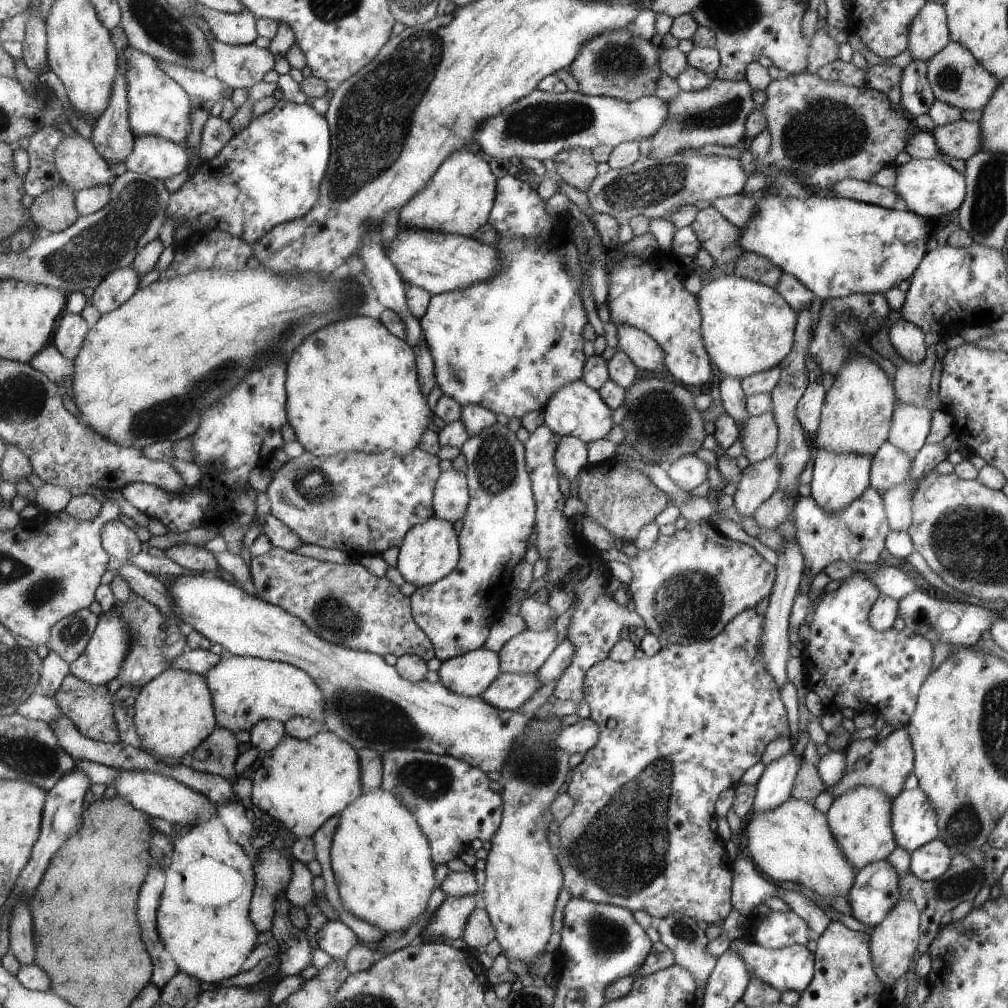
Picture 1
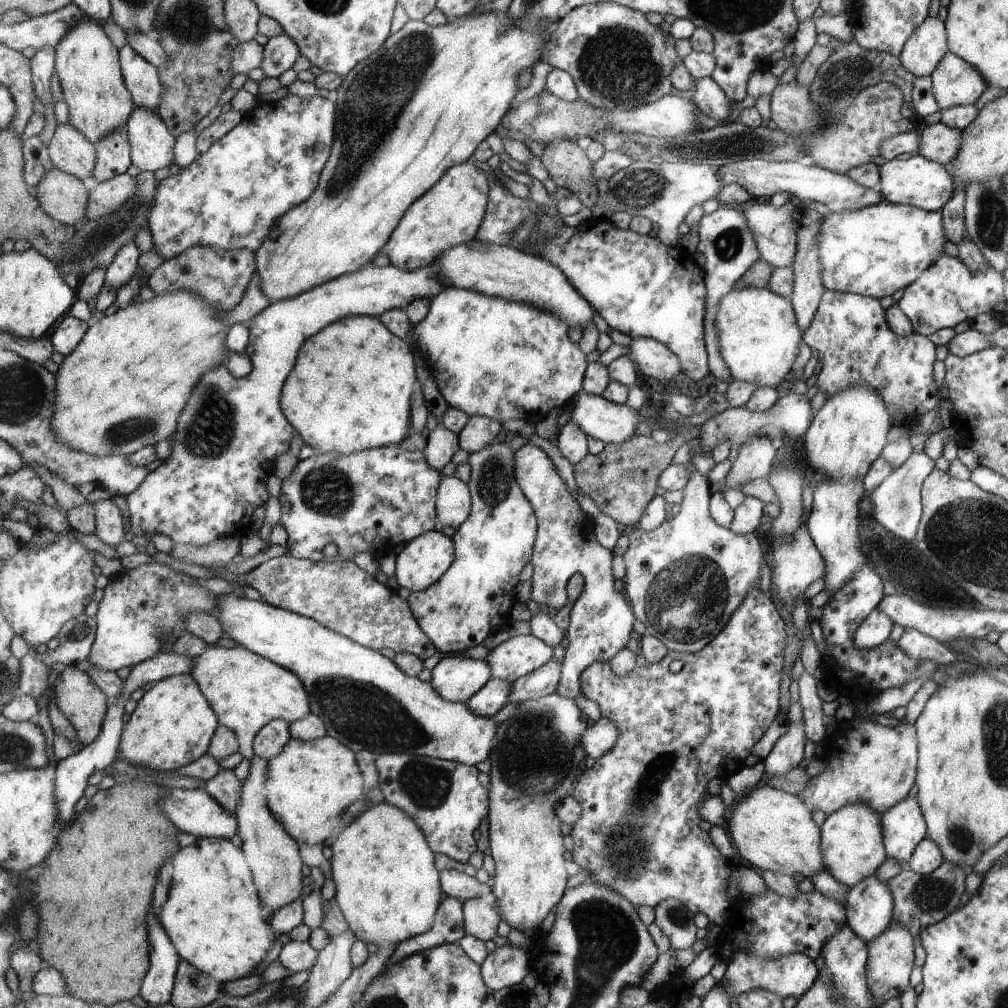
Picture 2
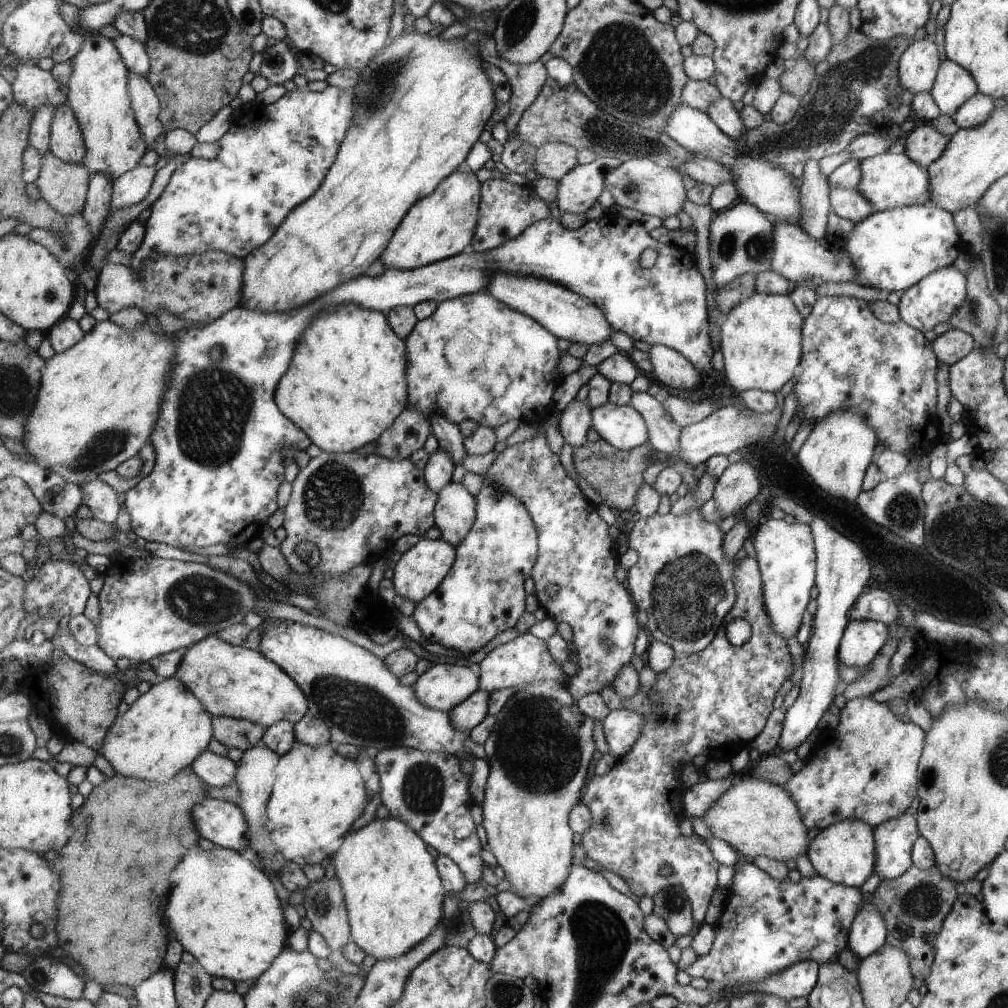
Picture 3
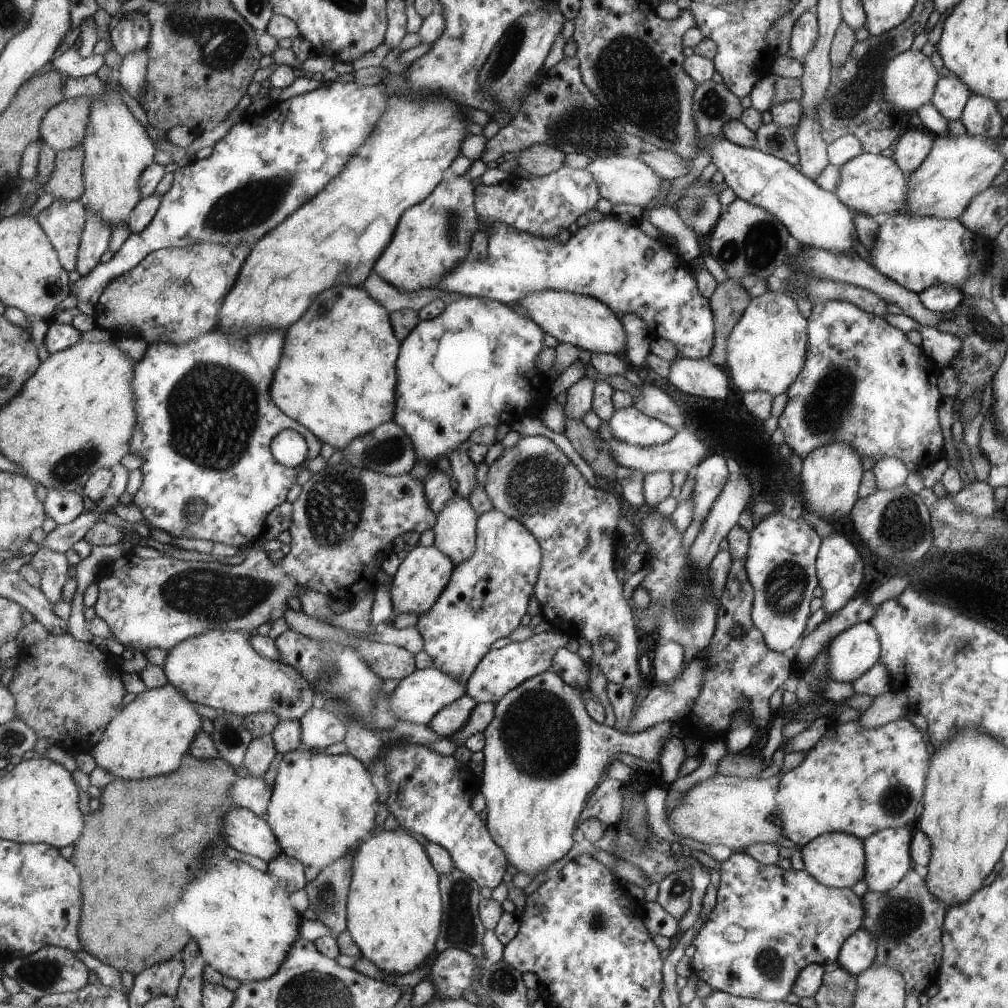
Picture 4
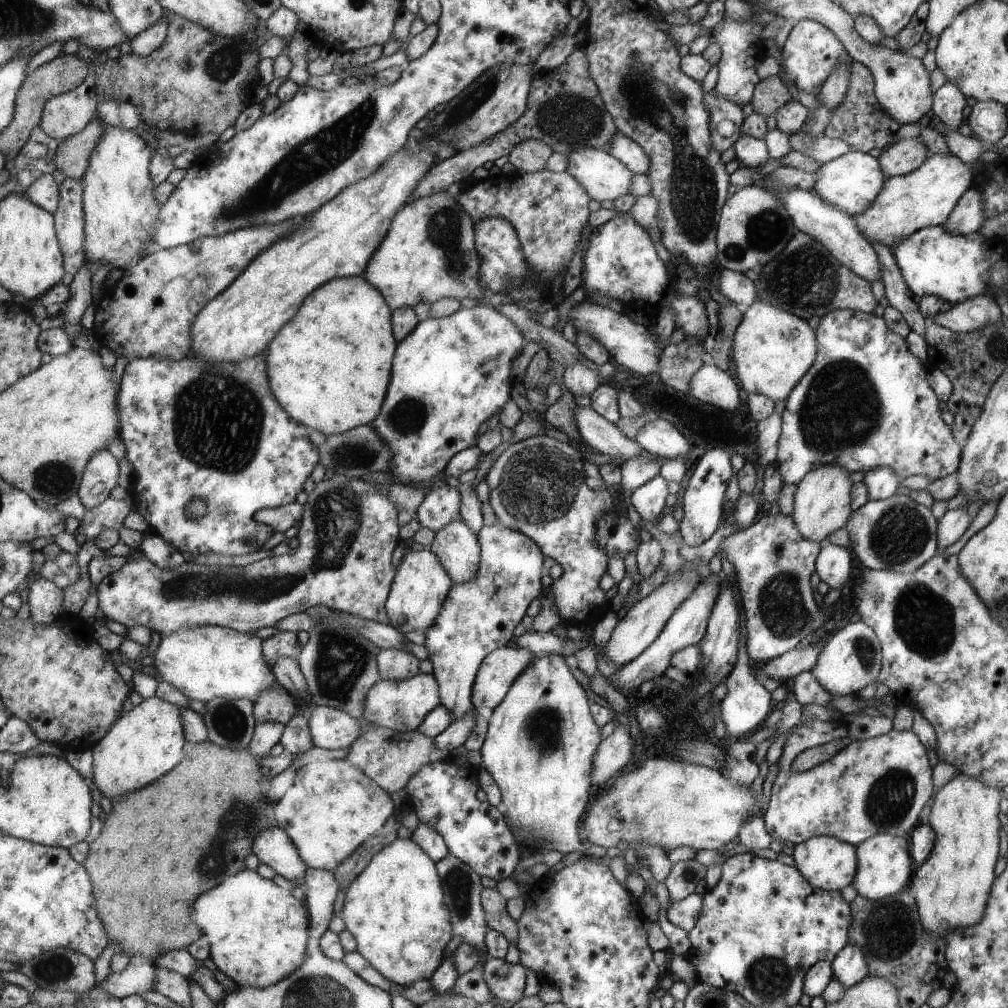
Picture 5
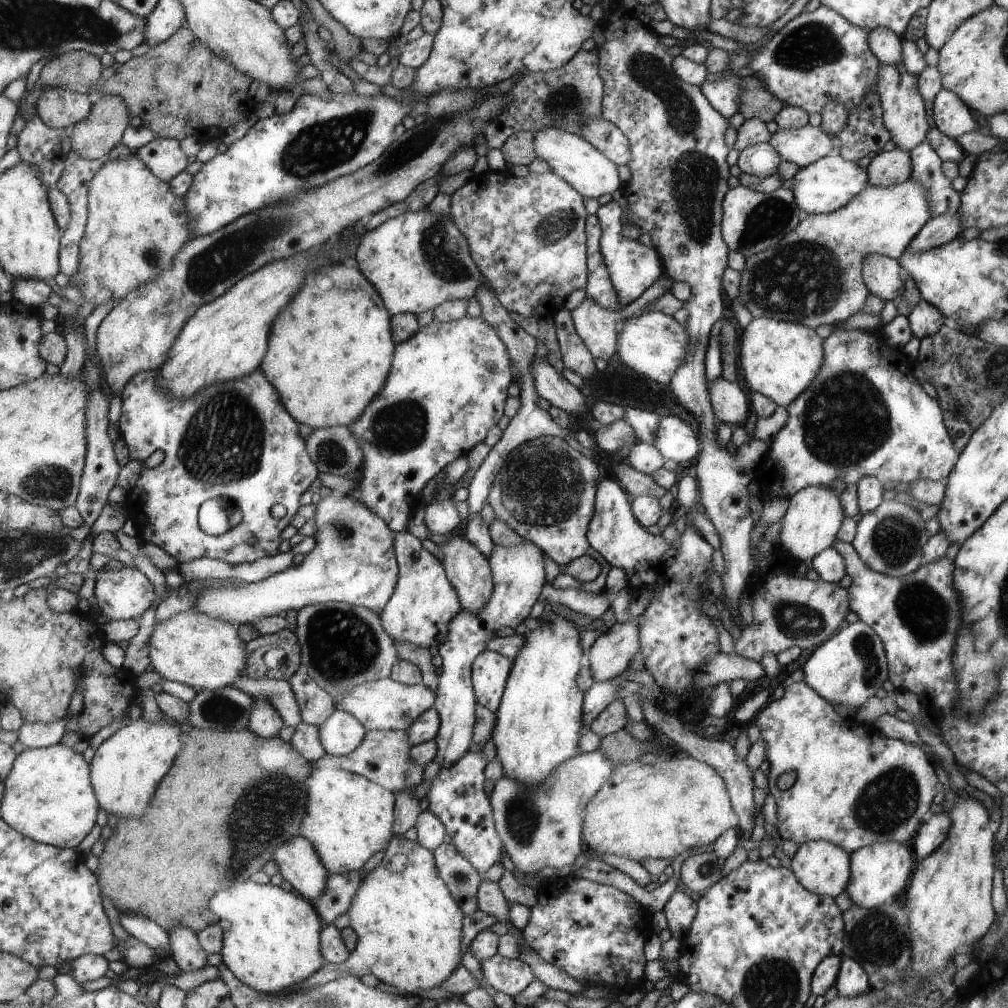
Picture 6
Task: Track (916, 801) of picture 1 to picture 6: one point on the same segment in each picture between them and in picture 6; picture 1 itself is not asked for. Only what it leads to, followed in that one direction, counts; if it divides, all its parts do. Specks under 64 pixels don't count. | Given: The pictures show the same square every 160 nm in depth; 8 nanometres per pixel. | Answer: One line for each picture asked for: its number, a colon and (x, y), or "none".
2: (903, 826)
3: (893, 838)
4: (886, 852)
5: (883, 866)
6: (879, 871)

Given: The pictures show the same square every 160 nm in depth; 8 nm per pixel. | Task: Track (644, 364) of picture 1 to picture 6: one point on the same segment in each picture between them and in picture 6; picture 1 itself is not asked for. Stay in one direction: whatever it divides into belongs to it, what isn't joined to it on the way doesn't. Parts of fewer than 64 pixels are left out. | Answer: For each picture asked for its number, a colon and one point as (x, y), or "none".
2: (654, 359)
3: (668, 367)
4: (699, 377)
5: (712, 385)
6: (729, 403)

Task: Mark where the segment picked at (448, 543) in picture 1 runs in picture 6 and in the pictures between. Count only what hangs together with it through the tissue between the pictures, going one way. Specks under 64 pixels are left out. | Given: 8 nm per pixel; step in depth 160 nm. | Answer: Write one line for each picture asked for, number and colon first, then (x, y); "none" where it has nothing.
2: (426, 559)
3: (419, 572)
4: (423, 575)
5: (422, 585)
6: (421, 610)

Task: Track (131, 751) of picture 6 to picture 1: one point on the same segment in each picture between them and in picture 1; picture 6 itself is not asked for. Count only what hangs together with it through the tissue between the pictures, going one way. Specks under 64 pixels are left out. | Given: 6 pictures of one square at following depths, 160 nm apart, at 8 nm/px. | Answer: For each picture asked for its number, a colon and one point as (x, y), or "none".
1: (175, 713)
2: (173, 725)
3: (166, 729)
4: (149, 738)
5: (144, 744)

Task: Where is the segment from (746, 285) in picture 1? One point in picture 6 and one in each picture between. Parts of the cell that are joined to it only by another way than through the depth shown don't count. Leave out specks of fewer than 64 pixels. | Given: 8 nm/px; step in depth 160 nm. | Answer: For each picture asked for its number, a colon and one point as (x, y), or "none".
2: (758, 335)
3: (760, 339)
4: (767, 348)
5: (772, 350)
6: (779, 359)

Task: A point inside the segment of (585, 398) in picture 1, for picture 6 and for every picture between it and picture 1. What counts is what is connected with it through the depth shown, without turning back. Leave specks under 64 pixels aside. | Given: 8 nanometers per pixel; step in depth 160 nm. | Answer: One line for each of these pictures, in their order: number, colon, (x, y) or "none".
2: (609, 422)
3: (622, 426)
4: (627, 425)
5: (658, 437)
6: (675, 440)

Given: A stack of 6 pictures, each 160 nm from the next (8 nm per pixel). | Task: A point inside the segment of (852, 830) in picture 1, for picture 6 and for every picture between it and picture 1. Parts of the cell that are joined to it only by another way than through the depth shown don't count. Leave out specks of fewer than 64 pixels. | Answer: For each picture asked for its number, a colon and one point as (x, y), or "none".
2: (851, 841)
3: (844, 853)
4: (835, 859)
5: (828, 864)
6: (823, 868)

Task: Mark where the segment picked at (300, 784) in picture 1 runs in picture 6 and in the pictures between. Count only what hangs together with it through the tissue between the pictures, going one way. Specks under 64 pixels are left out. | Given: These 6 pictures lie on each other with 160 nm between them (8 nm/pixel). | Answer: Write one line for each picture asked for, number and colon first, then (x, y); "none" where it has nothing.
2: (311, 785)
3: (319, 794)
4: (323, 804)
5: (334, 807)
6: (349, 818)

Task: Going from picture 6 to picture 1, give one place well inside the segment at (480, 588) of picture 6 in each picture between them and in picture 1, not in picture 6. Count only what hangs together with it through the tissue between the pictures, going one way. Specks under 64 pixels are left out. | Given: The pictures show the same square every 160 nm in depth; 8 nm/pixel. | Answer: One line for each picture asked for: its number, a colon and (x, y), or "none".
1: (452, 497)
2: (454, 506)
3: (456, 508)
4: (456, 530)
5: (458, 546)

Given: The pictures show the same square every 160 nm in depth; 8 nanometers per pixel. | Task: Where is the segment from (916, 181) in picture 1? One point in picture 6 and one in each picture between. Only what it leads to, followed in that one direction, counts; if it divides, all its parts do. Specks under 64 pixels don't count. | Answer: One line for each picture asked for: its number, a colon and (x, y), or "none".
2: (916, 181)
3: (887, 181)
4: (871, 184)
5: (849, 182)
6: (823, 186)

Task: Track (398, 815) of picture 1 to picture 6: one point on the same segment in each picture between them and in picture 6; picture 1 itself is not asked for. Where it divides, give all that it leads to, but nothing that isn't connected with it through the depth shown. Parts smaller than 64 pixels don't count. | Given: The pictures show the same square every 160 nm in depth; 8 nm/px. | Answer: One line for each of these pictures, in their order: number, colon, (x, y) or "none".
2: (386, 881)
3: (393, 888)
4: (395, 909)
5: (396, 908)
6: (410, 925)

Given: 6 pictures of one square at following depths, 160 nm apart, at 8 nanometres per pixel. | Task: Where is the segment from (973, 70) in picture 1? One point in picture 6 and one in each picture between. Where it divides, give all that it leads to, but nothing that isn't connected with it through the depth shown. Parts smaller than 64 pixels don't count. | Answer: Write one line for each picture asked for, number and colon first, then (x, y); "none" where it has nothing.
2: (954, 82)
3: (954, 85)
4: (950, 98)
5: (949, 106)
6: (950, 114)

